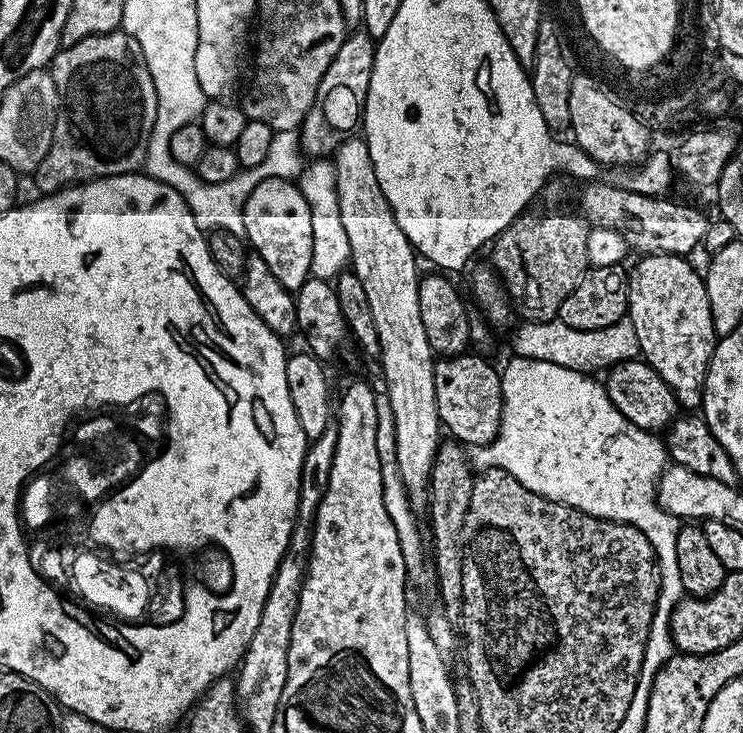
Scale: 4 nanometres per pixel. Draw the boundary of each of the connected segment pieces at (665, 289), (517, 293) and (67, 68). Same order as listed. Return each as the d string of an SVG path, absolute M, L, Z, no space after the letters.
M641 255L636 269L631 269L628 277L628 318L634 322L638 334L640 356L645 364L670 386L676 395L676 403L681 409L696 410L704 402L704 379L708 373L708 363L716 349L717 335L714 318L710 314L710 298L706 294L703 275L692 269L691 259L683 256Z
M526 212L499 233L490 246L491 267L501 279L511 307L524 322L557 319L562 302L589 268L586 238L589 225L581 215L554 212L541 217Z
M122 30L82 38L82 42L69 48L61 47L57 51L52 58L50 71L60 95L60 109L56 115L50 150L34 173L37 193L61 192L63 188L81 182L101 180L104 176L127 176L143 169L150 130L154 130L158 98L154 78L150 78L150 70L138 42L134 42L134 38Z

